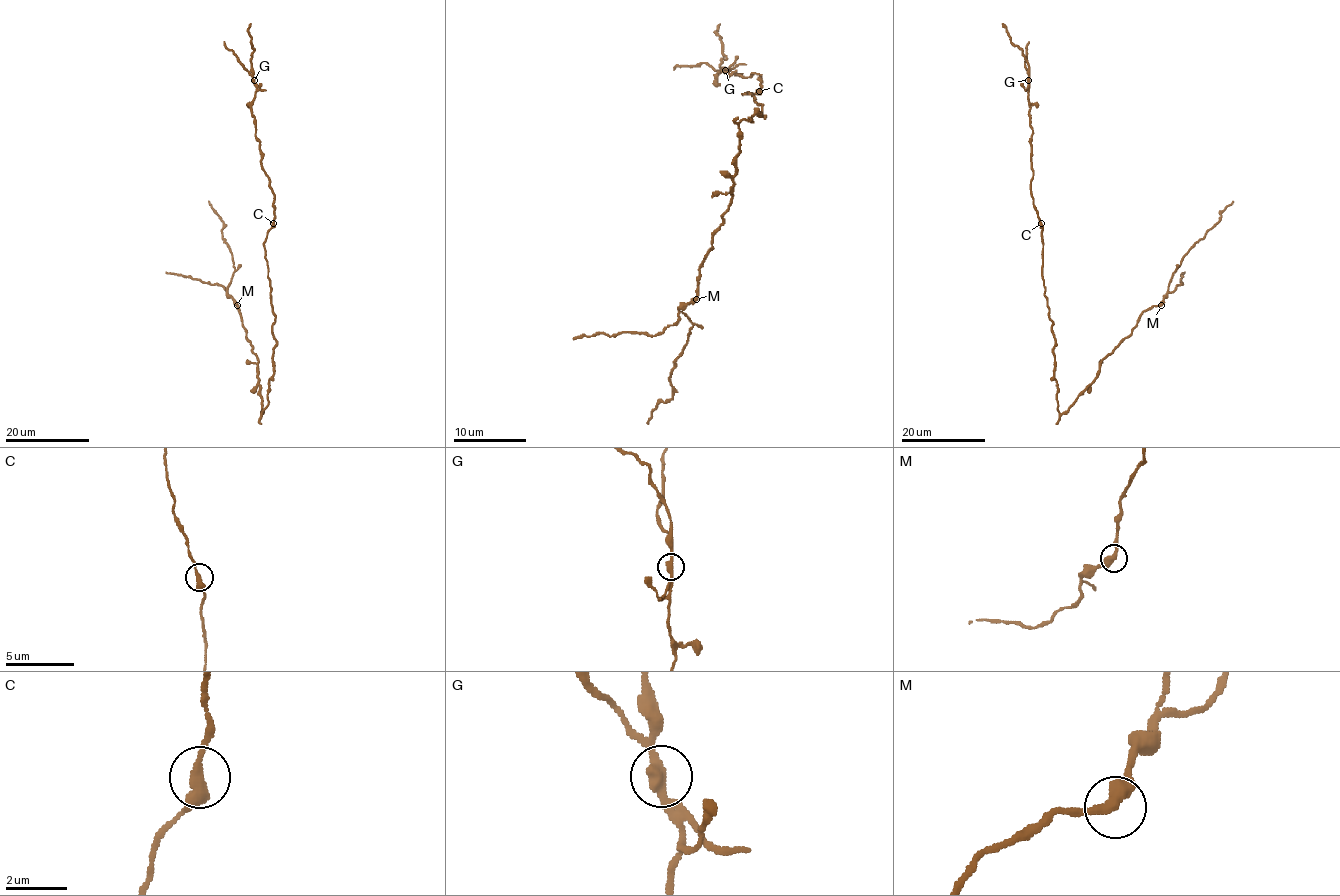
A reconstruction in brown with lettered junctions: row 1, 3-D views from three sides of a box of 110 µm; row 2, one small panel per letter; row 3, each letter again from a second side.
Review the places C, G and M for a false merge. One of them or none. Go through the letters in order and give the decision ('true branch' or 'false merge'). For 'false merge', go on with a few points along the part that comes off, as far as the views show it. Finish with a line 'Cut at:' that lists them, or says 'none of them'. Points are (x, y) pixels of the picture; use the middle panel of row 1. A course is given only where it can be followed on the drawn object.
C: true branch
G: false merge | (725, 69), (714, 69), (703, 62), (698, 66), (676, 66), (674, 69)
M: true branch
Cut at: G

